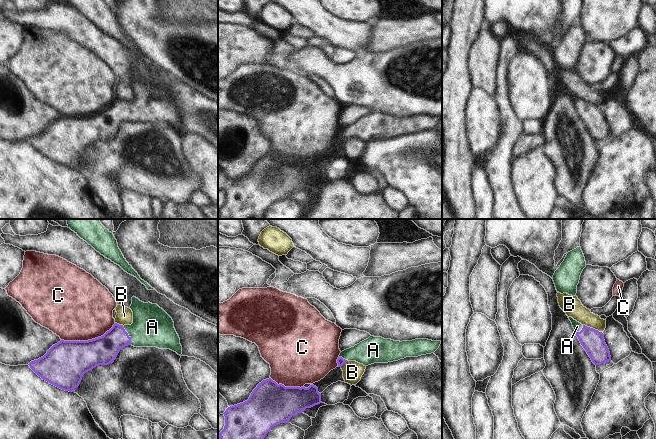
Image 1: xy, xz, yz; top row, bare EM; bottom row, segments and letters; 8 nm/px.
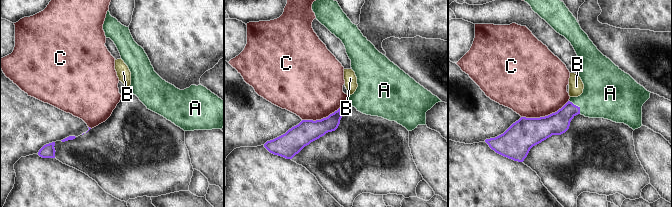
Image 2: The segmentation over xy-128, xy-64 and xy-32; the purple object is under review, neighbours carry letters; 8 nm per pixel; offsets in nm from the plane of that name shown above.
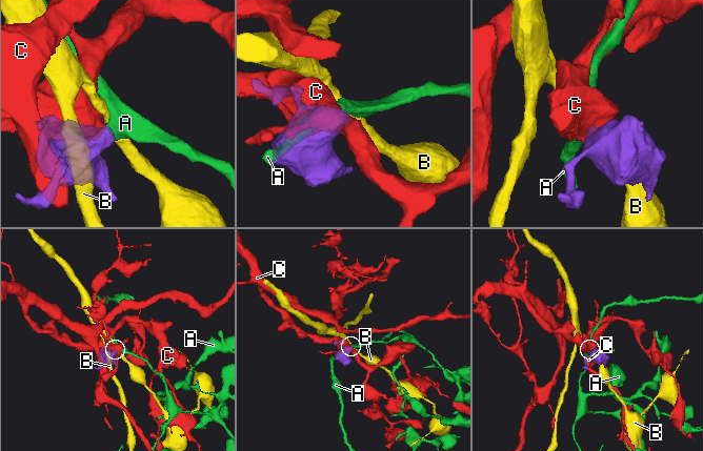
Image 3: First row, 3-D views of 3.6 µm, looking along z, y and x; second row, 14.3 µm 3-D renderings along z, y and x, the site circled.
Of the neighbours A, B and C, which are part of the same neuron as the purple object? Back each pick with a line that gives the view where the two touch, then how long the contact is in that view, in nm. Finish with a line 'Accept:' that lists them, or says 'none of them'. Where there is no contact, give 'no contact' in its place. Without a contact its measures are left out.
A: meets purple in xy; contact 170 nm long
Accept: A

